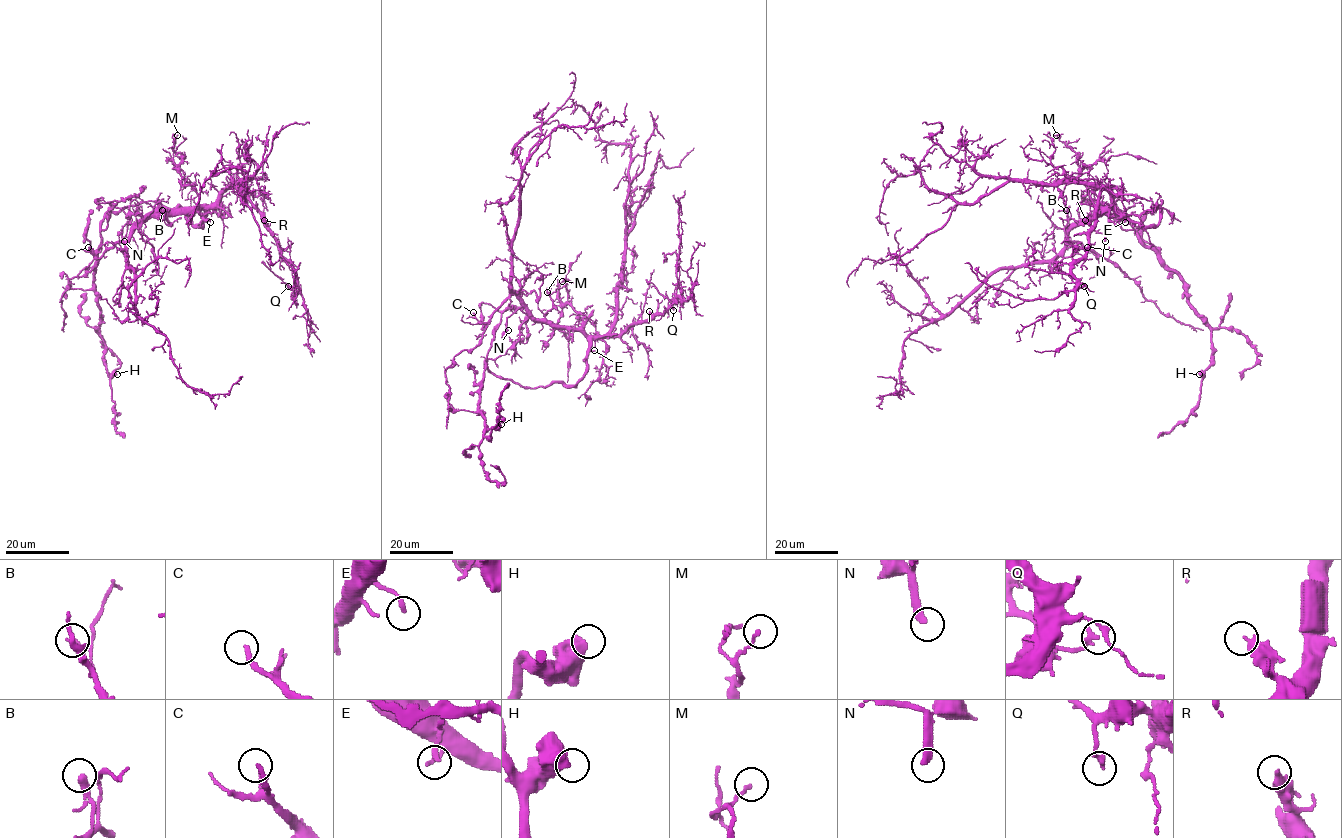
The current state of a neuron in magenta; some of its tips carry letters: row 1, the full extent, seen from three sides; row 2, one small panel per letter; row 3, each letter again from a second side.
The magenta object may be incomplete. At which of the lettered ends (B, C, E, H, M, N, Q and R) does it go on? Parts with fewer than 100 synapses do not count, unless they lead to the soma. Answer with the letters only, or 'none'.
none

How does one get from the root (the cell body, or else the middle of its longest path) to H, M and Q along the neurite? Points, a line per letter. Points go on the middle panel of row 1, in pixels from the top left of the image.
H: (587, 338), (586, 373), (571, 386), (524, 388), (496, 377), (484, 363), (484, 436), (501, 424)
M: (587, 338), (583, 316), (559, 299), (559, 284), (562, 281)
Q: (587, 338), (620, 335), (630, 326), (647, 322), (662, 314), (678, 297), (681, 302), (673, 304), (673, 310)

